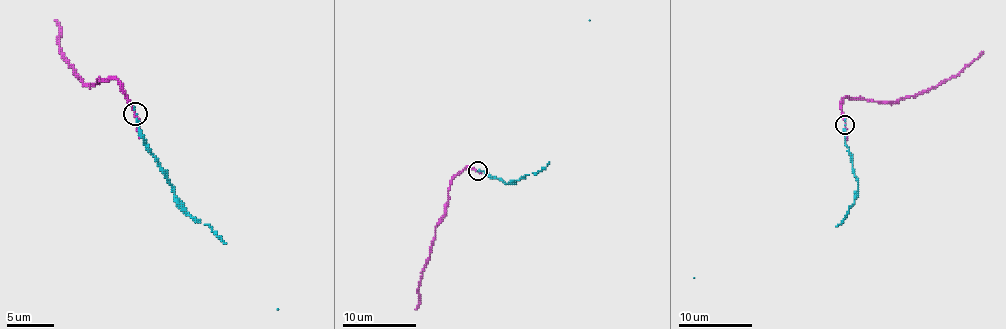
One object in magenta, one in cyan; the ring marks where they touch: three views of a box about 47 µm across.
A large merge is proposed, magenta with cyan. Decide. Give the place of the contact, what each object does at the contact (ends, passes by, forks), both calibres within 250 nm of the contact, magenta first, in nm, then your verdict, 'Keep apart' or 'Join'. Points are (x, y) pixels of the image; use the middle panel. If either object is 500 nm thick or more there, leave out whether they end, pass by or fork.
Place: (478, 170). At the ring magenta passes by. At the ring cyan ends. Thickness 200 nm (magenta) against 200 nm. Join

